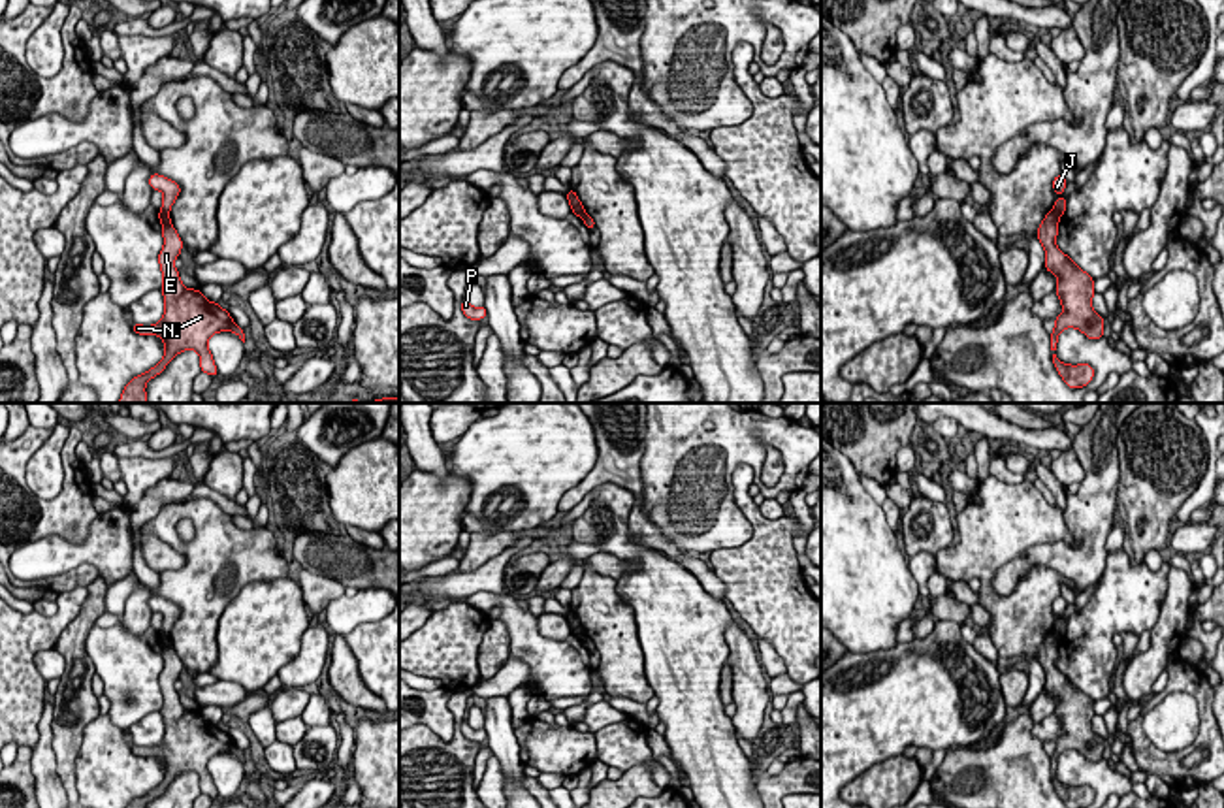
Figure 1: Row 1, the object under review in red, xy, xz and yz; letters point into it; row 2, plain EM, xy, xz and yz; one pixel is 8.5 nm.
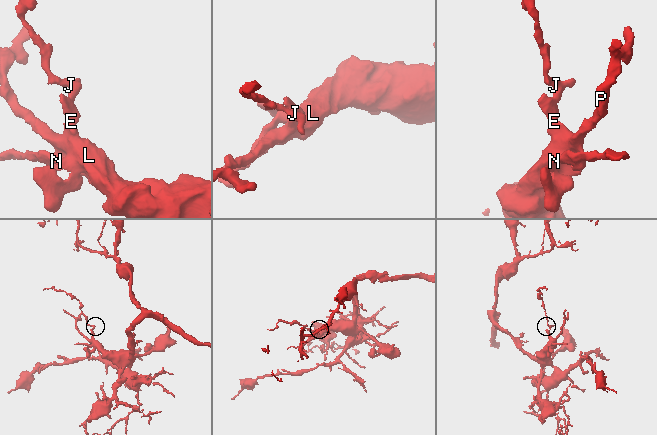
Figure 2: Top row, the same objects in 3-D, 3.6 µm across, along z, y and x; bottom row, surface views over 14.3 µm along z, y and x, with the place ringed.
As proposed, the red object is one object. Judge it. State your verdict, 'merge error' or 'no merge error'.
merge error

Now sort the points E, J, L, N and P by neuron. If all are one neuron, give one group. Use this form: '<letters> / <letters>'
E L N P / J

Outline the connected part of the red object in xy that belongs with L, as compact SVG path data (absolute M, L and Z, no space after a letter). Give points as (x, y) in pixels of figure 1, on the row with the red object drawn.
M158 211L162 222L164 247L158 254L162 269L164 316L158 324L132 324L132 331L139 335L158 335L166 347L164 358L153 369L134 377L122 390L119 403L147 403L145 384L160 375L166 365L183 350L194 348L200 354L200 369L217 379L217 365L207 341L218 331L234 331L245 343L245 331L239 328L228 311L218 303L203 298L201 290L186 288L179 279L179 269L173 262L185 247L175 232L169 215Z

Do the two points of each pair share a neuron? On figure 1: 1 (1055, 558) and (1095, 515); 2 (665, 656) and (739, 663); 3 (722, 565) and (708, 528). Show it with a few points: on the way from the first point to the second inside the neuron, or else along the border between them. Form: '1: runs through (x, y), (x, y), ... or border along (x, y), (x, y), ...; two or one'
1: runs through (1070, 558), (1091, 541), (1091, 530); one
2: border along (733, 620), (725, 630), (725, 662); two
3: border along (740, 511), (752, 535), (710, 552); two

